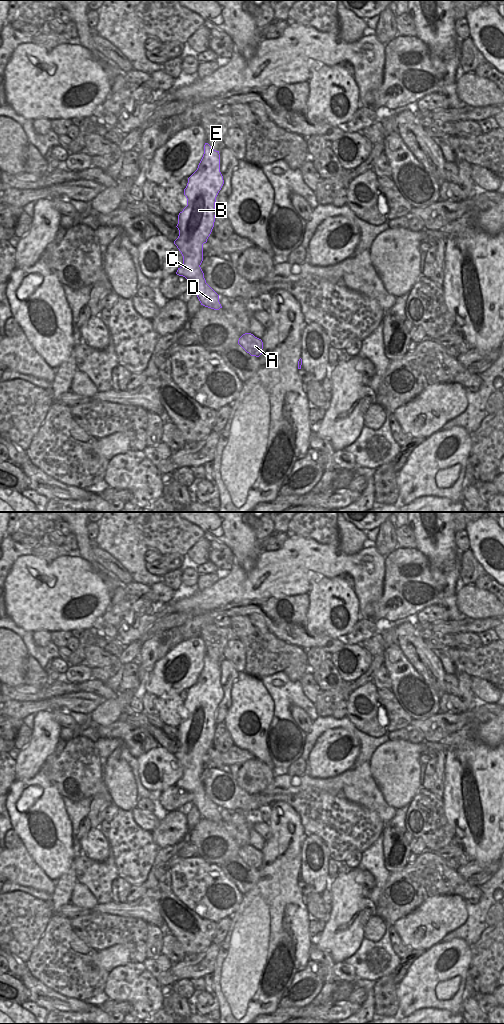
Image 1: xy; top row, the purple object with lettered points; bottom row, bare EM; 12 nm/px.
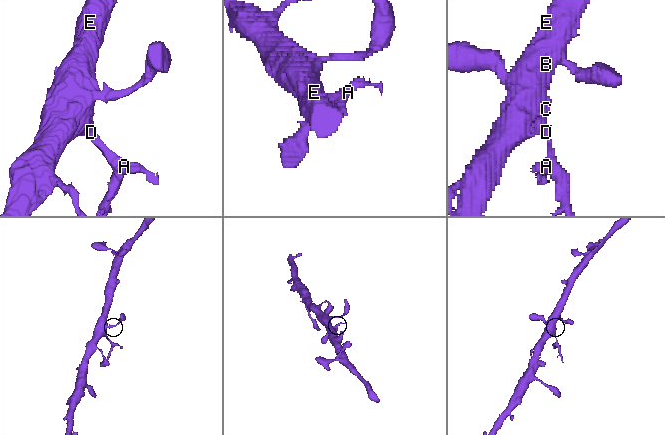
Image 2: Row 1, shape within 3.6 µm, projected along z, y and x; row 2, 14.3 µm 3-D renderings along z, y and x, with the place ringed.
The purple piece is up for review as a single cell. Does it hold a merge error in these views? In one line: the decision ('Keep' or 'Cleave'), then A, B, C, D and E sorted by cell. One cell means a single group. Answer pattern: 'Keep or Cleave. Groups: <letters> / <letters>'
Cleave. Groups: A / B C D E

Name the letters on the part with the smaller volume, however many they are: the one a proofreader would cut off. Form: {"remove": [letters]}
{"remove": ["A"]}

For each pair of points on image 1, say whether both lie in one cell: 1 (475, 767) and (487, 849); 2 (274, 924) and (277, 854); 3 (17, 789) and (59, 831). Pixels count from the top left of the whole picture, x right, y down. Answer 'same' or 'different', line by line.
1: same
2: same
3: same

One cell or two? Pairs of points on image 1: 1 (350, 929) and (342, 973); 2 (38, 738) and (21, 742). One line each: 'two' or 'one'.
1: two
2: two

